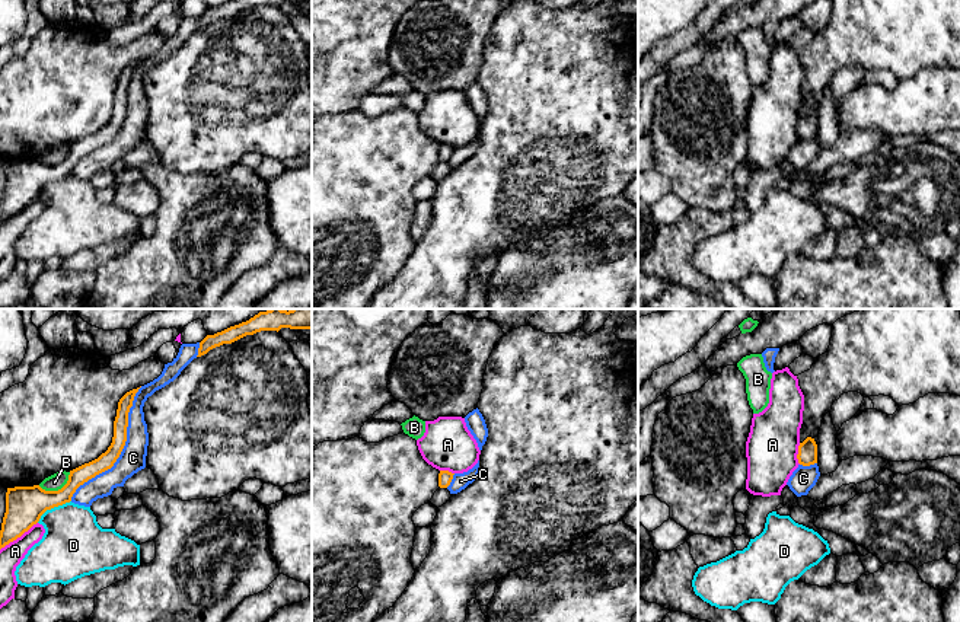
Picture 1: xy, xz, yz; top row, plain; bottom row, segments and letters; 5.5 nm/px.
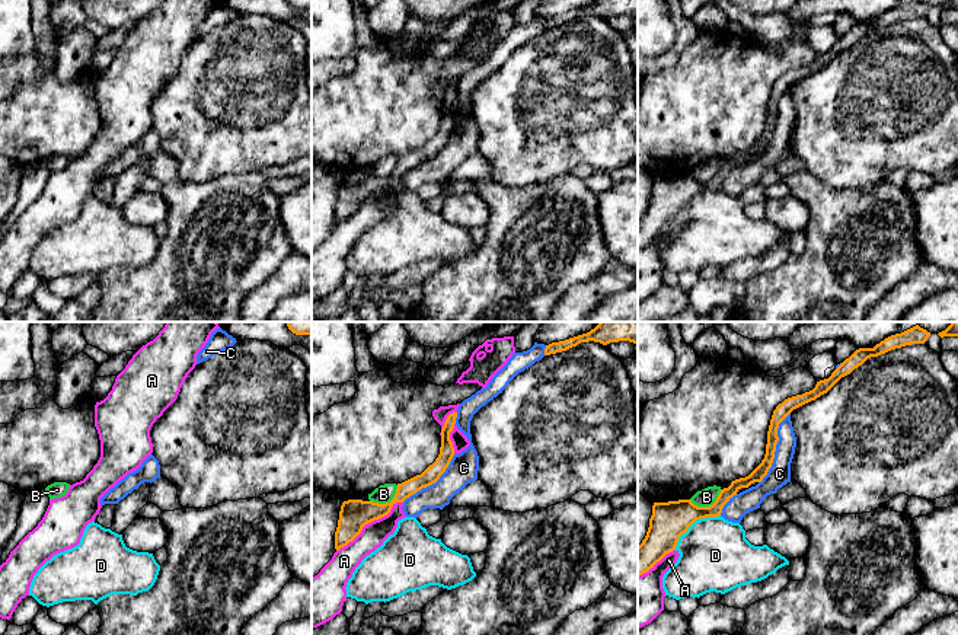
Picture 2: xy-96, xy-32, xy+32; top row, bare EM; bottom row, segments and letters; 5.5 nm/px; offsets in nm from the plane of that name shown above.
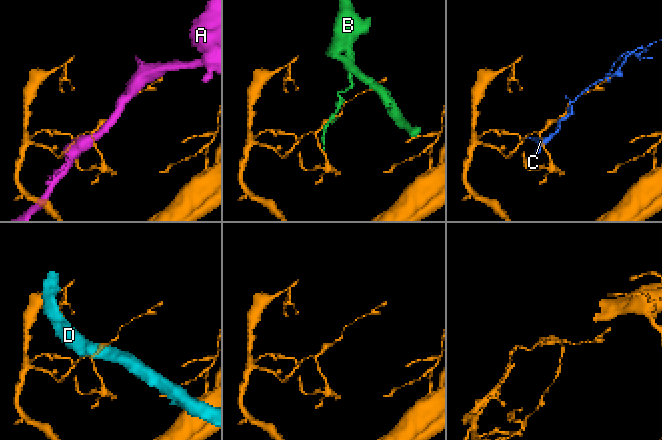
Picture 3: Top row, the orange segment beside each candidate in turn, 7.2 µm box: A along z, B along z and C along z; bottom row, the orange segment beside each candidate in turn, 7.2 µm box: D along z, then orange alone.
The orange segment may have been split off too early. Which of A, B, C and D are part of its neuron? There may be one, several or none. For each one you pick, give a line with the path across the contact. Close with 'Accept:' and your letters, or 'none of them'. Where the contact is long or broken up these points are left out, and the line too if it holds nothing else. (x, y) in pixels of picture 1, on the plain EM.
Accept: none of them

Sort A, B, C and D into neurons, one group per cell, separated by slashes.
A / B / C / D

